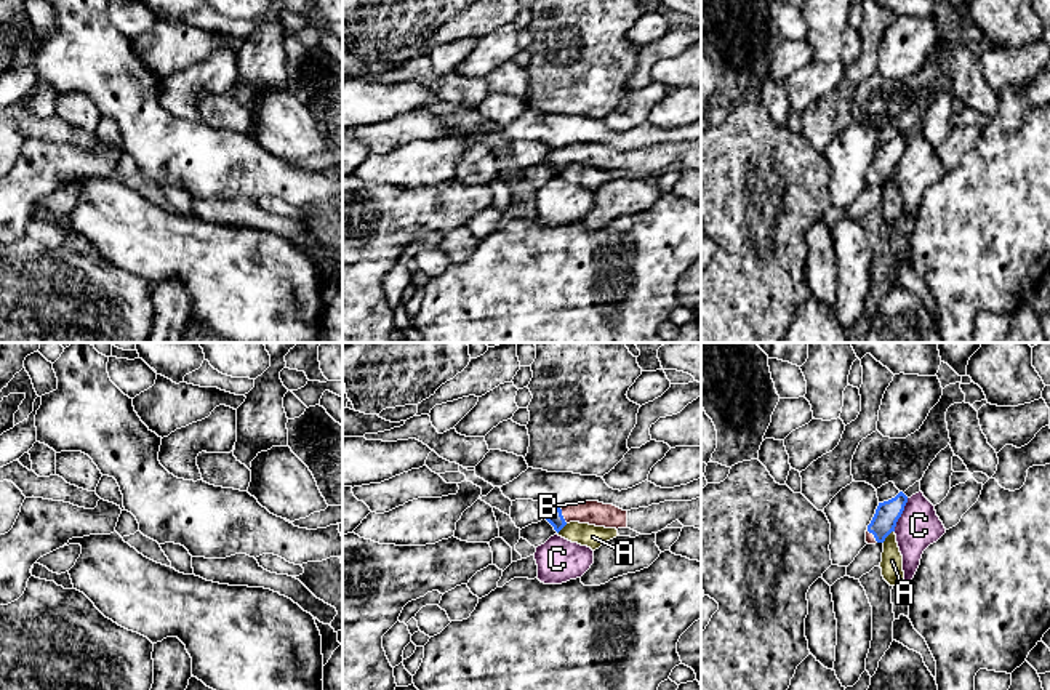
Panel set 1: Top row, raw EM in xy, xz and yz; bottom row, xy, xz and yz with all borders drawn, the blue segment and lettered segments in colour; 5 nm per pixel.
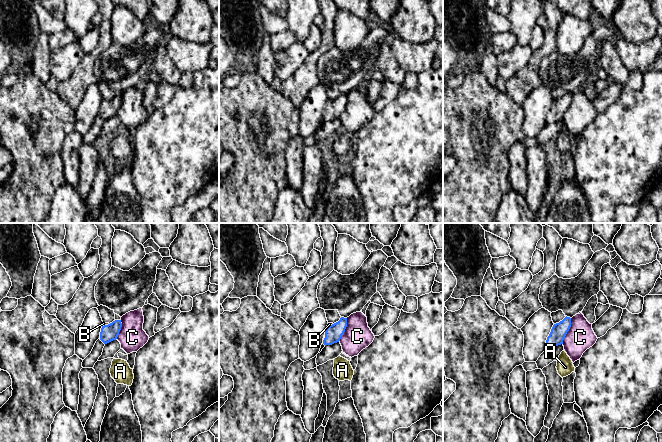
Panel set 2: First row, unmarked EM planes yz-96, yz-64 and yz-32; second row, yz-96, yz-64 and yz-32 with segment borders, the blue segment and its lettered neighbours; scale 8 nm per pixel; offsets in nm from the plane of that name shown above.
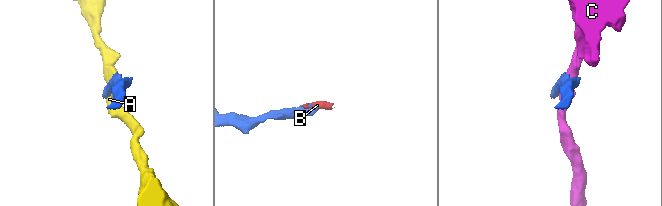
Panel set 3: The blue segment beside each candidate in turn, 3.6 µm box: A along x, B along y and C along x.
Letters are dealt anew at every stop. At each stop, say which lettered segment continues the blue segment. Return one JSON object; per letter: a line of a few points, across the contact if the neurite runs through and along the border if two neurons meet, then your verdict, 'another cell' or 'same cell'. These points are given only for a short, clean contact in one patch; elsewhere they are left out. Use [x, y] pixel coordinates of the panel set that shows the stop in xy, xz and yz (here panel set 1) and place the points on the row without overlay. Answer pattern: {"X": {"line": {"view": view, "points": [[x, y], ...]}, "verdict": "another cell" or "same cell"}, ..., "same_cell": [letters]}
{"A": {"line": {"view": "yz", "points": [[893, 172], [882, 183]]}, "verdict": "another cell"}, "B": {"line": {"view": "xz", "points": [[554, 157], [562, 157], [593, 154]]}, "verdict": "same cell"}, "C": {"line": {"view": "yz", "points": [[908, 140], [893, 172]]}, "verdict": "another cell"}, "same_cell": ["B"]}

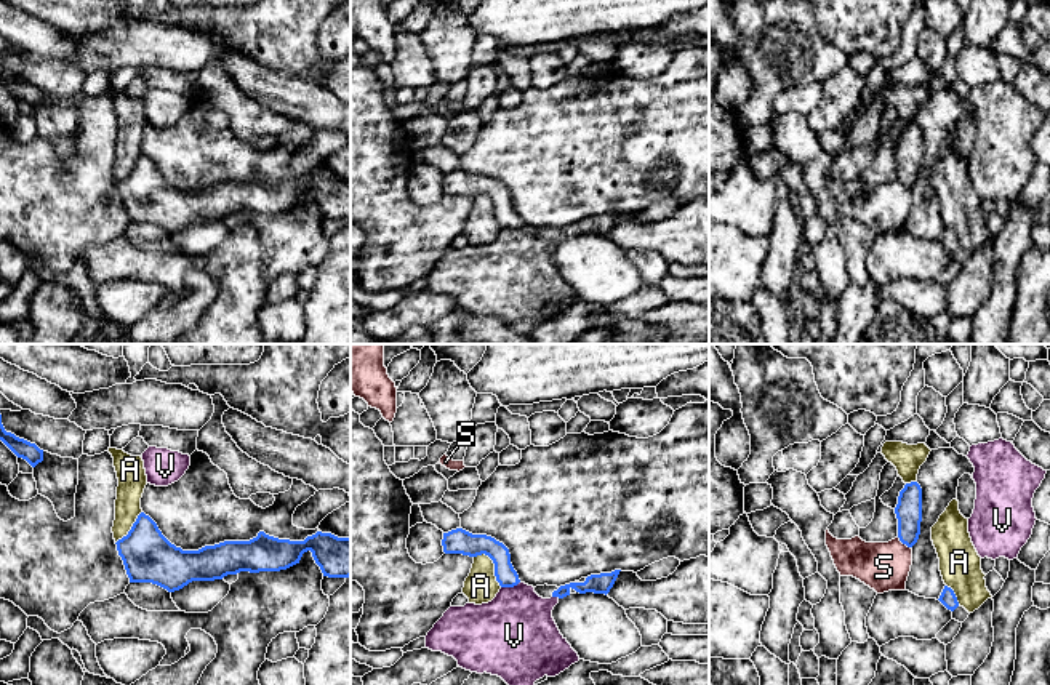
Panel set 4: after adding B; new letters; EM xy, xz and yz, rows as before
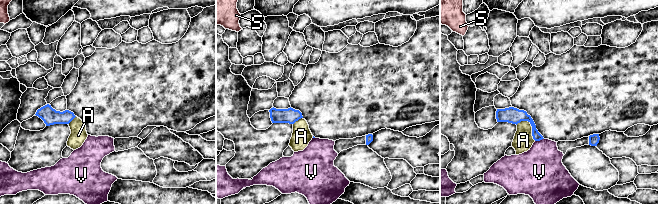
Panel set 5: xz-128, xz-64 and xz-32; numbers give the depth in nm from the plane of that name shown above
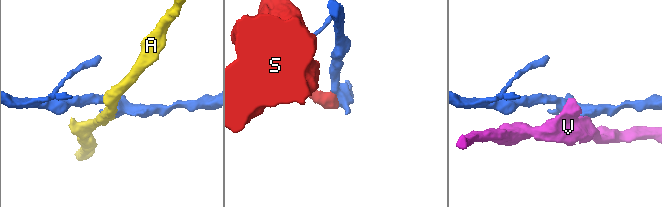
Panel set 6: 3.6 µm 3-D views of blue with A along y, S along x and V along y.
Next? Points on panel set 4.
{"A": {"verdict": "another cell"}, "S": {"line": {"view": "yz", "points": [[898, 178], [909, 189]]}, "verdict": "another cell"}, "V": {"verdict": "another cell"}, "same_cell": []}

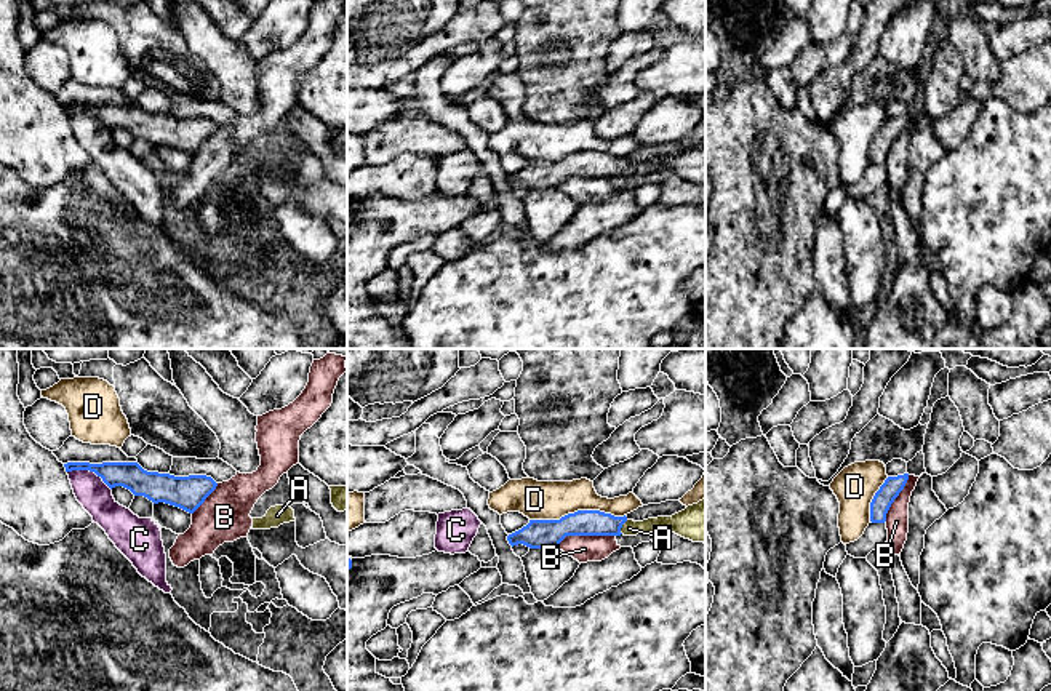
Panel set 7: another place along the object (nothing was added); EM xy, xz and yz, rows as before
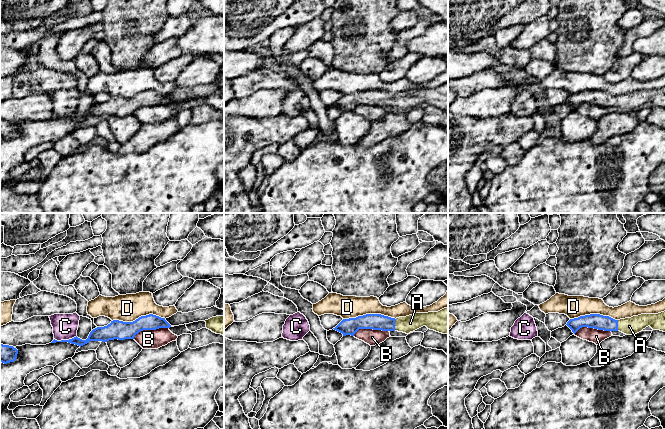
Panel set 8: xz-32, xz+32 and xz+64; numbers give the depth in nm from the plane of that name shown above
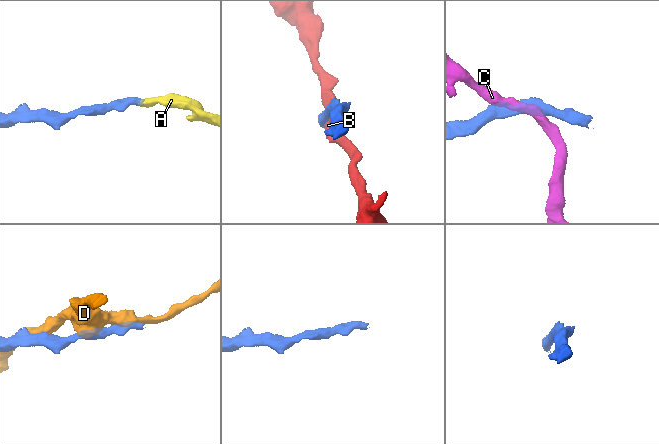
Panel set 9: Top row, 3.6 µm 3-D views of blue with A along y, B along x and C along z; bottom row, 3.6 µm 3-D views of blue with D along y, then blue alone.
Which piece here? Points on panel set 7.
{"A": {"line": {"view": "xz", "points": [[583, 163], [621, 168], [629, 170]]}, "verdict": "same cell"}, "B": {"line": {"view": "xz", "points": [[615, 176], [568, 176], [557, 187]]}, "verdict": "another cell"}, "C": {"line": {"view": "xy", "points": [[67, 112], [93, 112], [111, 131]]}, "verdict": "another cell"}, "D": {"verdict": "another cell"}, "same_cell": ["A"]}

